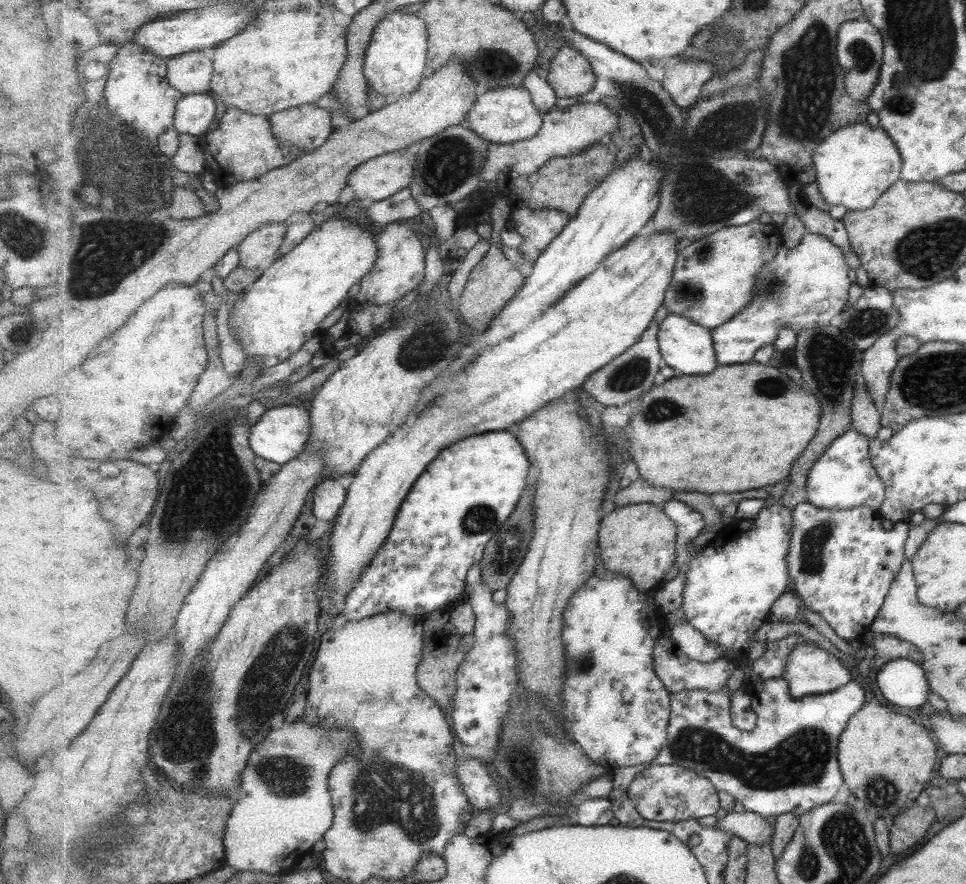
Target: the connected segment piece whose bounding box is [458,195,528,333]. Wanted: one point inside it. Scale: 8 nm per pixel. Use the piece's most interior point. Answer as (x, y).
(495, 280)

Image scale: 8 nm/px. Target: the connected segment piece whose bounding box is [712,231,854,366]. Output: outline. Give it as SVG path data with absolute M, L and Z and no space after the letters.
M806 232L800 242L792 249L781 246L773 262L766 264L758 274L758 286L752 303L729 322L712 329L715 340L715 351L720 366L748 363L754 360L759 348L775 344L783 327L791 327L795 332L820 326L830 325L835 314L841 314L850 295L852 266L847 260L846 252L827 236Z

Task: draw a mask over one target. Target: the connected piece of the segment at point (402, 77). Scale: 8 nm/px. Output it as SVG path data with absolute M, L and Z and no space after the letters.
M403 8L390 12L375 28L366 52L364 73L371 88L380 96L413 93L422 83L423 70L428 64L428 24L417 12L403 12Z

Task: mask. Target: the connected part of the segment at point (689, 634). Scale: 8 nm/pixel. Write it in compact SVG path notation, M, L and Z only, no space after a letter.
M688 621L679 622L670 629L671 637L676 641L680 650L693 660L713 662L723 656L718 648L709 644L708 638Z

